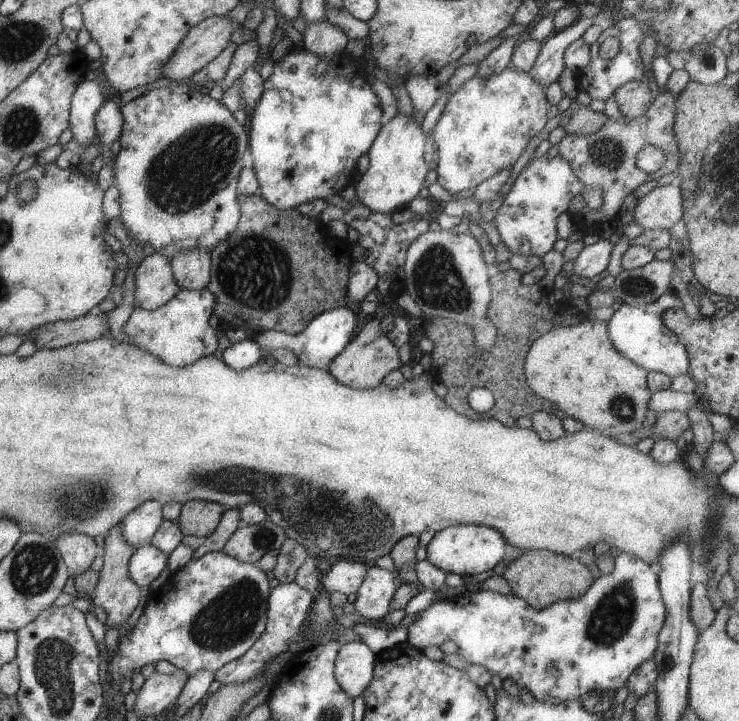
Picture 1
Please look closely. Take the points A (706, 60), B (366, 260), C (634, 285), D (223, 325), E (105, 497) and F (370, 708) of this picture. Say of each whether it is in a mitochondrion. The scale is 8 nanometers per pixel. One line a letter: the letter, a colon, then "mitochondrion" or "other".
A: mitochondrion
B: other
C: mitochondrion
D: other
E: mitochondrion
F: other

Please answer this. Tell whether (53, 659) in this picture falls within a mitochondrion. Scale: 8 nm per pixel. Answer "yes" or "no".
yes

